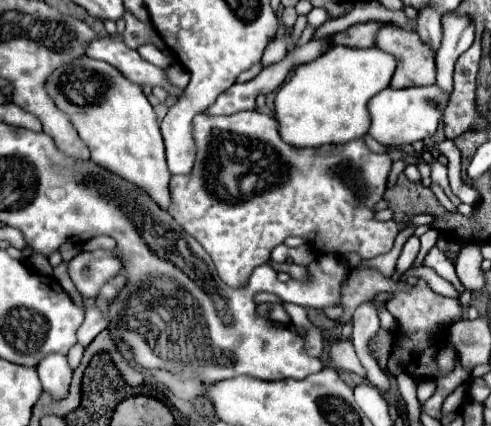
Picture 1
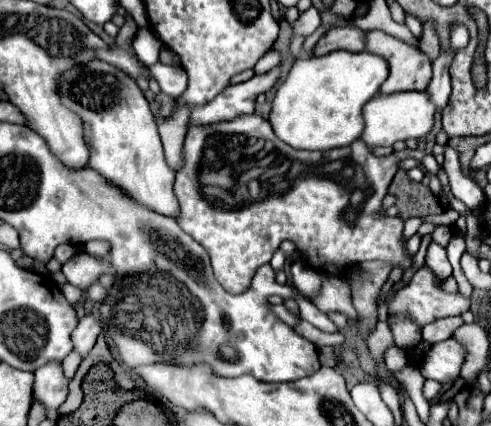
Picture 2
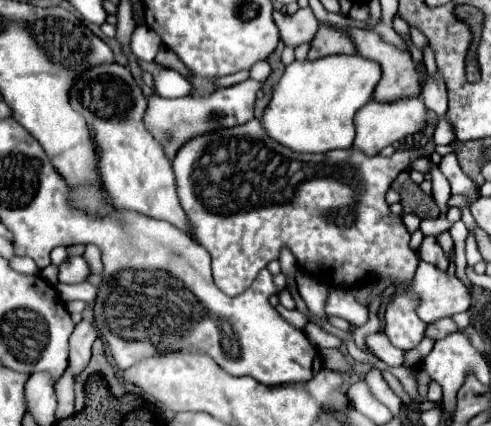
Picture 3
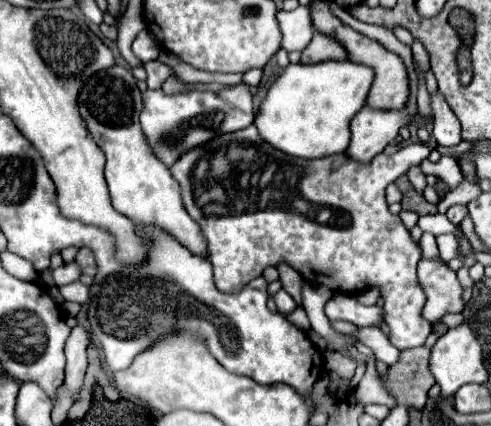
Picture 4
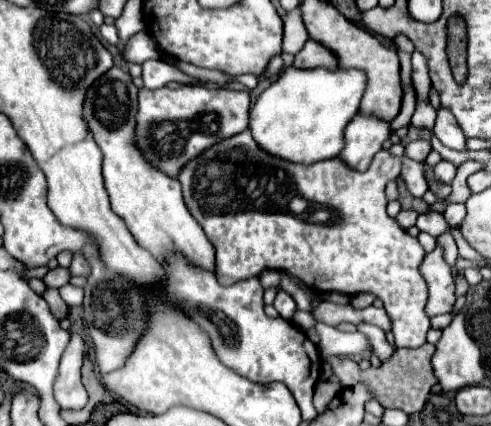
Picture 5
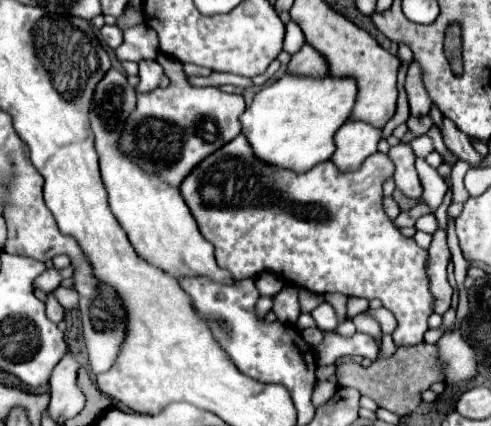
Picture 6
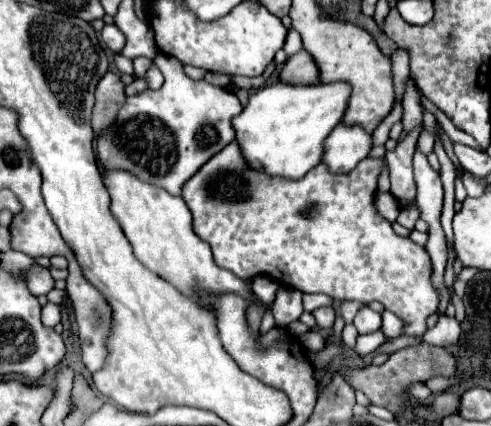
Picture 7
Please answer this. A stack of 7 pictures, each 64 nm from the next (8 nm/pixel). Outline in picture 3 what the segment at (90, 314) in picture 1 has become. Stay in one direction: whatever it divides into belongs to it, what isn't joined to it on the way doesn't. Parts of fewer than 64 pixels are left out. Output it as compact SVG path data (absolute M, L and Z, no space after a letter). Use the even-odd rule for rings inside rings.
M82 320L80 324L76 324L70 336L70 356L68 356L68 364L74 378L80 376L80 372L90 362L90 348L94 340L96 340L96 328L90 322Z

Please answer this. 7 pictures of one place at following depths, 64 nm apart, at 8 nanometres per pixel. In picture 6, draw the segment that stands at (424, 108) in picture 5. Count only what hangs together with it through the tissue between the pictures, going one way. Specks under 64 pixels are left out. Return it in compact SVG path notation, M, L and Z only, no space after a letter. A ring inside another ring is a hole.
M430 116L410 118L406 124L408 124L408 130L410 130L414 136L420 136L420 134L426 134L426 132L428 132L428 128L432 126L432 118L430 118Z

